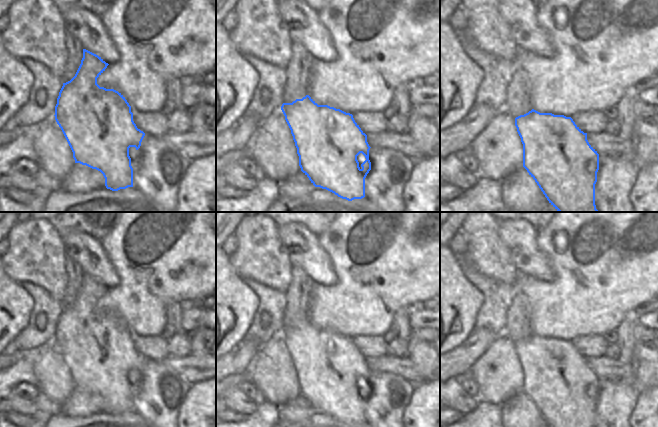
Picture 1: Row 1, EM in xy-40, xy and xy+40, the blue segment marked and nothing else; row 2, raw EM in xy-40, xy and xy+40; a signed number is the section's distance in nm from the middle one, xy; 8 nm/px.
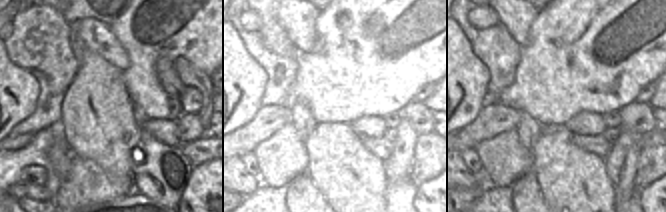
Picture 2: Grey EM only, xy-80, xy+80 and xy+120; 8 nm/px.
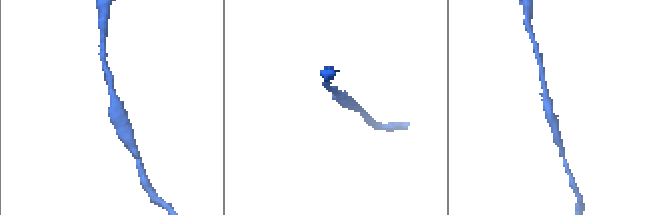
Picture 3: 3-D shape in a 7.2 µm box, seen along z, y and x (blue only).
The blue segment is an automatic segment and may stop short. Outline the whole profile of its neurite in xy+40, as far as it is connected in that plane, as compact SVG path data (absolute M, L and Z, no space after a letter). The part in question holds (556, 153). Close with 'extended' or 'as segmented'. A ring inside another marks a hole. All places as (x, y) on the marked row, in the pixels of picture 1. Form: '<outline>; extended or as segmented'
M534 109L515 118L523 144L523 167L535 180L558 212L599 212L595 205L595 184L599 154L571 117L540 113Z; as segmented

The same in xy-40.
M83 49L83 58L75 76L63 83L59 92L54 116L73 152L75 163L100 171L106 188L118 191L133 187L129 148L138 150L145 133L134 123L131 106L125 97L114 89L97 84L97 78L108 65L98 55Z; as segmented

